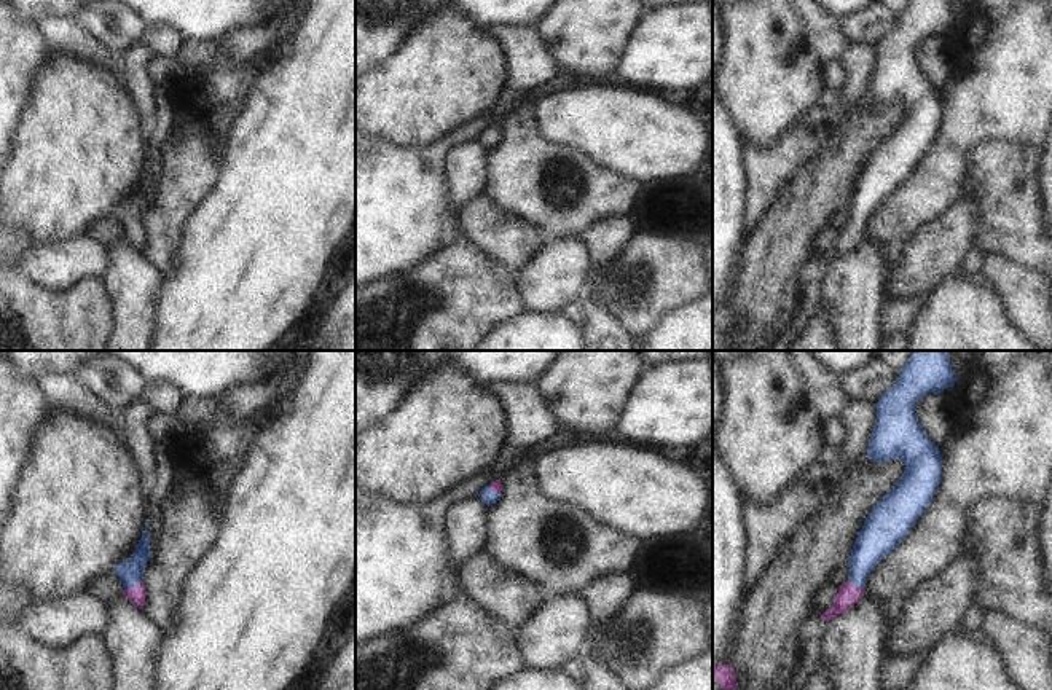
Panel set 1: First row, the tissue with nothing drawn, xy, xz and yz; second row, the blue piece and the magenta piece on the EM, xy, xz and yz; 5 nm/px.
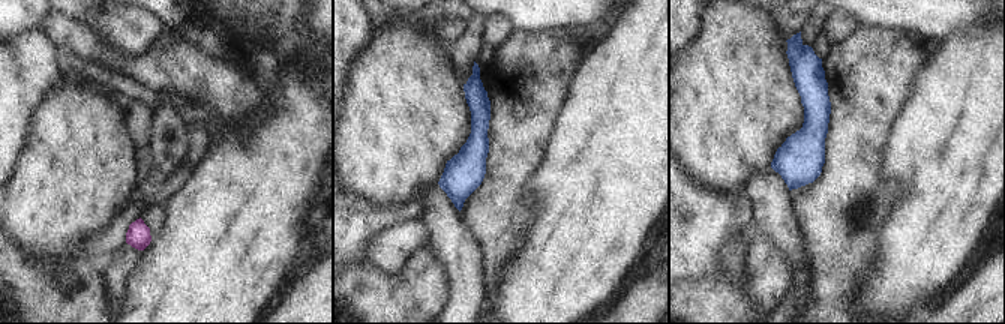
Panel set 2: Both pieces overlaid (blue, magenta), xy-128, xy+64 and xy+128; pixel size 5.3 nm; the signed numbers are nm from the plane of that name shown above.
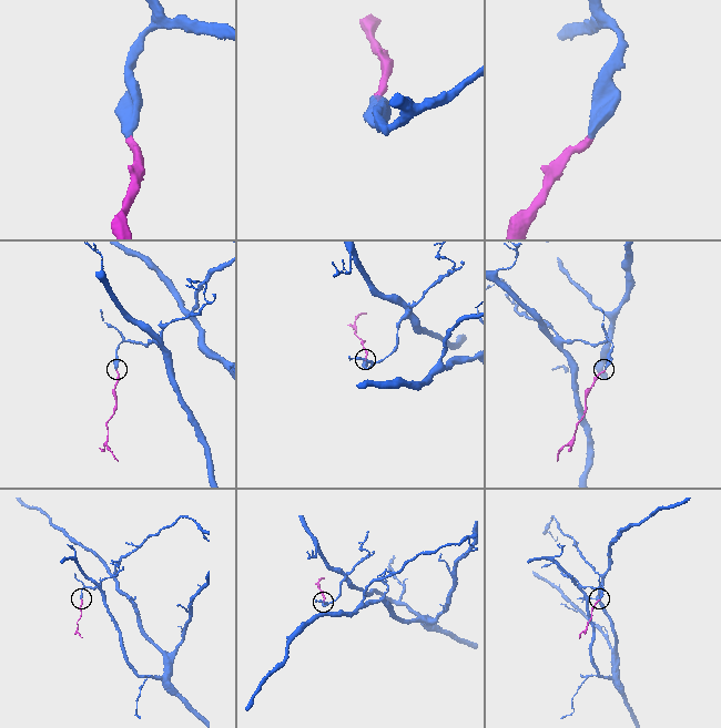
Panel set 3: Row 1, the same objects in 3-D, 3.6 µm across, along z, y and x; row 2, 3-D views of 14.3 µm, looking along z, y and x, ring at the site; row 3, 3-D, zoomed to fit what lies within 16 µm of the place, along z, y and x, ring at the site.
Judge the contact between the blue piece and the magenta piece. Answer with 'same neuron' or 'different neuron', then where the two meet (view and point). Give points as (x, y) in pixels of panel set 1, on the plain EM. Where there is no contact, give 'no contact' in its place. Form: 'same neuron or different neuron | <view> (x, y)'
same neuron | xy (133, 228)

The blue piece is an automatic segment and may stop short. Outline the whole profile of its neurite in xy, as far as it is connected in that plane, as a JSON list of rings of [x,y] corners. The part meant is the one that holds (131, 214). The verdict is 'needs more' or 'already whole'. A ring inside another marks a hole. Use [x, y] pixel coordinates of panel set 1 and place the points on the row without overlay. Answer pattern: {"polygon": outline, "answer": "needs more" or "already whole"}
{"polygon": [[[148,163],[134,196],[113,212],[113,215],[123,225],[123,237],[129,241],[140,253],[143,253],[147,237],[143,228],[143,214],[147,210],[147,204],[153,199],[150,194],[150,178],[147,171]]], "answer": "needs more"}

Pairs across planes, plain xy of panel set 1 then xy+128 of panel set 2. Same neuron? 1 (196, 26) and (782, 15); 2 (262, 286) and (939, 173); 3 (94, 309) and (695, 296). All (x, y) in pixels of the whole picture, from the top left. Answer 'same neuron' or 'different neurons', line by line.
1: different neurons
2: same neuron
3: same neuron

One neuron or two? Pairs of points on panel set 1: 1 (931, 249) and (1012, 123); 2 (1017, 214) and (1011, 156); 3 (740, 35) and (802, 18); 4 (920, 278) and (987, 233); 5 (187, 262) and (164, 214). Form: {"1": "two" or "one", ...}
{"1": "two", "2": "one", "3": "one", "4": "two", "5": "two"}

